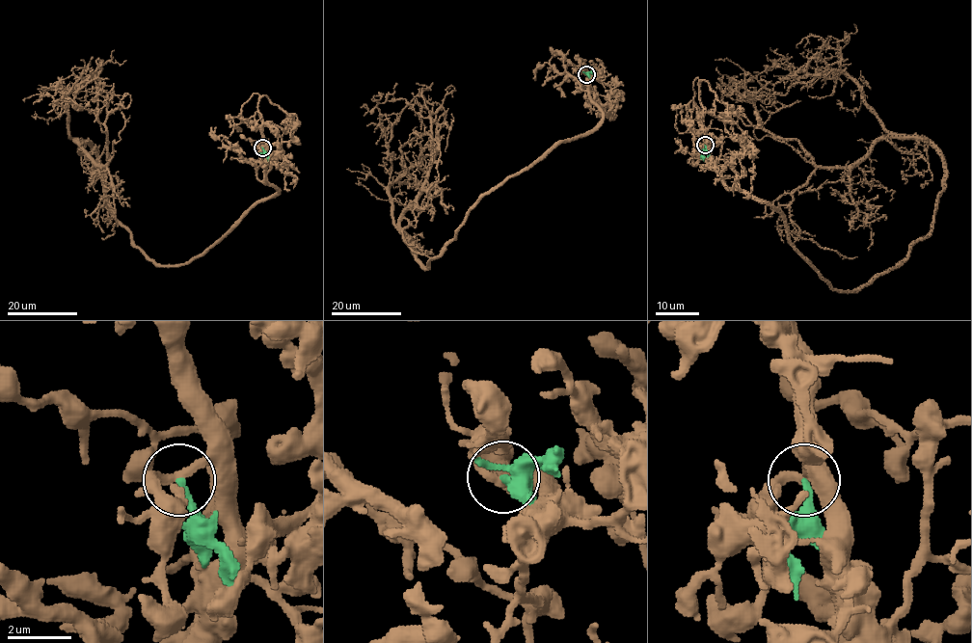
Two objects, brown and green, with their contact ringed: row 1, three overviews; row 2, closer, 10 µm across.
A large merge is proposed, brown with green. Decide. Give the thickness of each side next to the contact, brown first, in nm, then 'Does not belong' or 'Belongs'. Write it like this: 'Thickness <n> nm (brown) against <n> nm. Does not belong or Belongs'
Thickness 280 nm (brown) against 240 nm. Does not belong

